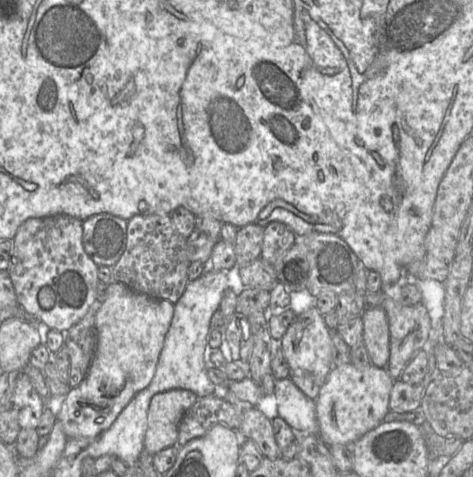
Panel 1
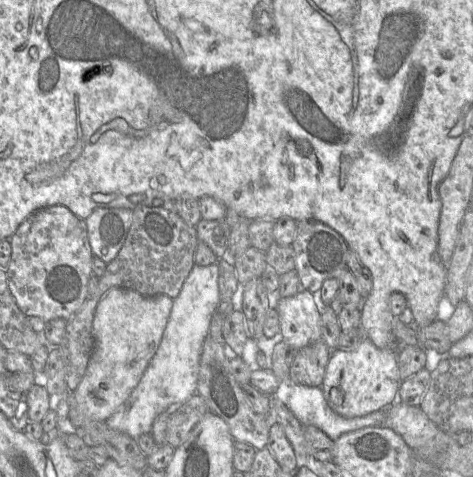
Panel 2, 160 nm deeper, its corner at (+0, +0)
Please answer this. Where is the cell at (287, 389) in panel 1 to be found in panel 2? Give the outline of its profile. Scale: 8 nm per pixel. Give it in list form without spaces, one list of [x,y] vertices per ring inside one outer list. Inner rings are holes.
[[[292,384],[287,407],[302,425],[322,430],[332,440],[366,427],[383,426],[386,409],[366,416],[346,418],[336,414],[327,404],[321,387]]]

